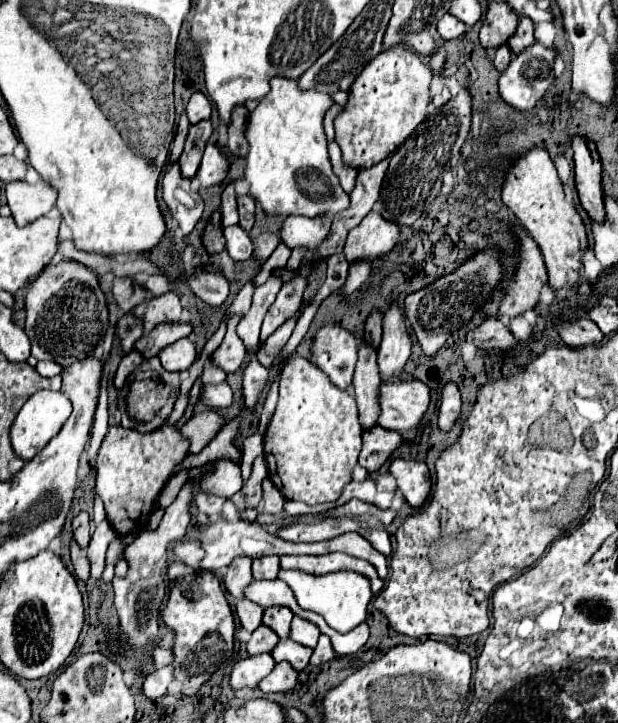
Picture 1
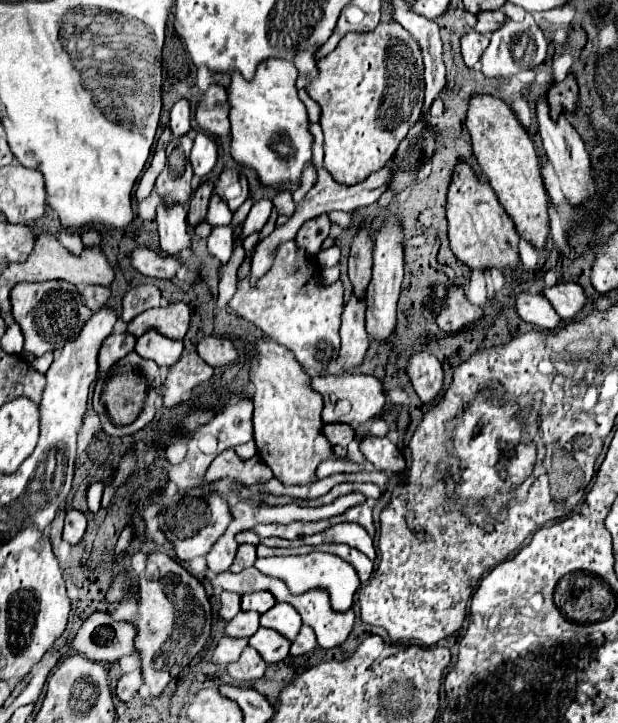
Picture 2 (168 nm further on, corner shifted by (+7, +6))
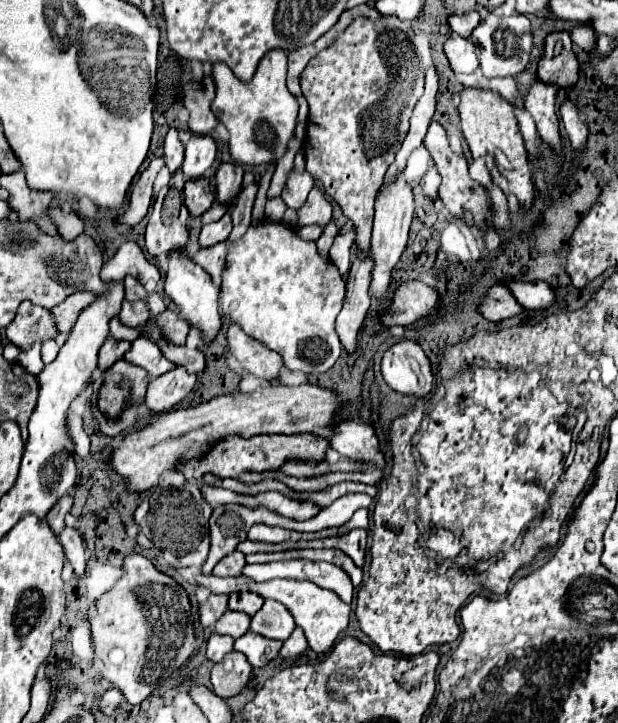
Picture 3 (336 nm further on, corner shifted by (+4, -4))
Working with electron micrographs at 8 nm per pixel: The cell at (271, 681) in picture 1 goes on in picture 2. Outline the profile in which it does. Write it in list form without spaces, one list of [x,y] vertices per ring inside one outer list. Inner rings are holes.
[[[247,647],[239,661],[237,663],[231,663],[229,665],[229,675],[235,679],[235,681],[255,681],[255,679],[261,679],[267,671],[269,663],[263,661],[259,657],[259,653],[255,653],[255,649]]]

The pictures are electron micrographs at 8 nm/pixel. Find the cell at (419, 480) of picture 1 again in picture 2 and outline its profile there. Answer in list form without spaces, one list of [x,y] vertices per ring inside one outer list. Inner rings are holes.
[[[365,437],[361,441],[361,453],[367,457],[367,461],[373,463],[373,467],[377,471],[383,473],[395,473],[401,475],[405,473],[405,457],[403,453],[397,449],[395,443],[391,443],[387,437],[379,439],[379,437]]]

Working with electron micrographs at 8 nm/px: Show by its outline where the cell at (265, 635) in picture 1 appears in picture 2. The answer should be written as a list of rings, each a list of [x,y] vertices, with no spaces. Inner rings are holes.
[[[241,611],[237,613],[225,627],[225,633],[229,637],[251,637],[251,633],[255,633],[255,629],[259,629],[259,613],[251,613],[251,611]]]

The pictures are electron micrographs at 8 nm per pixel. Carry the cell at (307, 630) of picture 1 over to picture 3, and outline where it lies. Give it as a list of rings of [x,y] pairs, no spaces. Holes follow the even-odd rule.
[[[266,599],[260,611],[250,617],[250,631],[268,639],[284,641],[290,637],[294,627],[296,625],[294,625],[294,617],[290,615],[290,611],[286,611],[282,603],[270,601],[270,599]]]

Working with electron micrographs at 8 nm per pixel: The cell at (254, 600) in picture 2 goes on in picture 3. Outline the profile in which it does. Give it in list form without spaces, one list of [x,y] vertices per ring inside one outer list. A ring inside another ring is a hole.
[[[246,591],[246,593],[230,593],[228,603],[230,603],[232,611],[242,611],[246,615],[254,615],[262,607],[264,599]]]

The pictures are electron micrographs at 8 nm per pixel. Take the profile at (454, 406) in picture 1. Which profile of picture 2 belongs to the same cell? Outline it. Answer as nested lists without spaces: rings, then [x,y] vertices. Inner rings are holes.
[[[427,351],[415,353],[409,359],[407,375],[425,405],[433,405],[443,391],[443,365]]]

